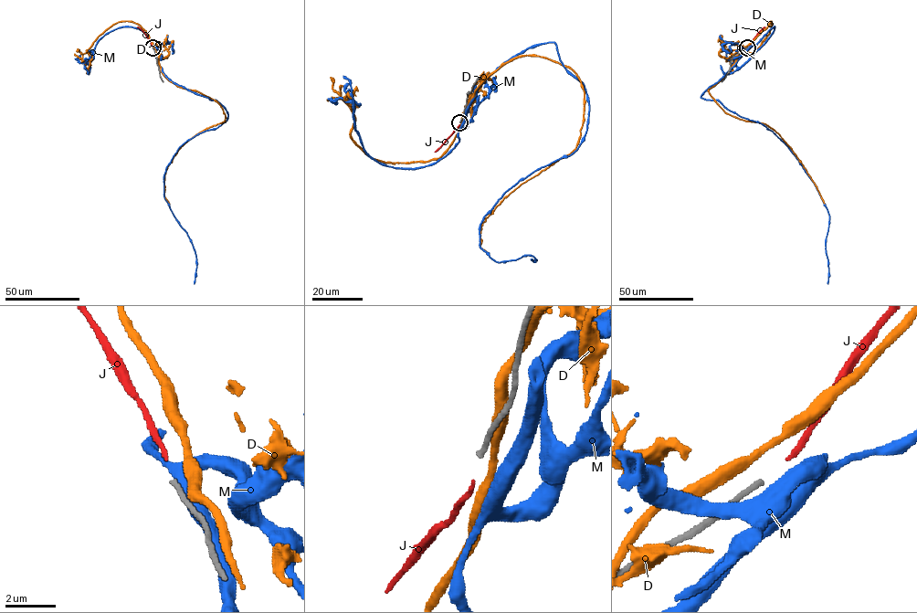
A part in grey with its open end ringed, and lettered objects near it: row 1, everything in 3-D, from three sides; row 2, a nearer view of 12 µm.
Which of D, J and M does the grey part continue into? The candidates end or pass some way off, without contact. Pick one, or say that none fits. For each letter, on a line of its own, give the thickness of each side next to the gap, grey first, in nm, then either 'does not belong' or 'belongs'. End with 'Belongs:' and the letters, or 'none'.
D: 200/380 nm | does not belong
J: 200/160 nm | belongs
M: 200/500 nm | does not belong
Belongs: J

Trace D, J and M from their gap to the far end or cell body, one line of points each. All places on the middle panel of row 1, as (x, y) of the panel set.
D: (461, 121), (477, 89), (527, 55), (566, 65), (584, 92), (576, 147), (487, 217), (480, 248), (489, 254)
J: (459, 124), (435, 152)
M: (461, 124), (476, 89), (541, 44), (582, 84), (584, 141), (480, 225), (493, 260), (531, 258)

